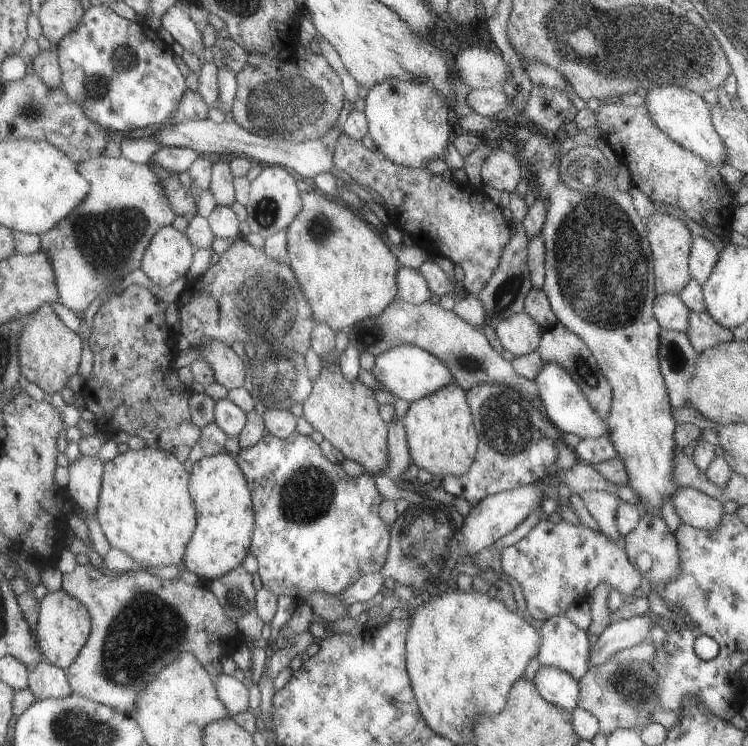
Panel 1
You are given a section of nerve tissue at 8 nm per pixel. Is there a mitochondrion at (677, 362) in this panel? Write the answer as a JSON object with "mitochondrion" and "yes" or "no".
{"mitochondrion":"yes"}

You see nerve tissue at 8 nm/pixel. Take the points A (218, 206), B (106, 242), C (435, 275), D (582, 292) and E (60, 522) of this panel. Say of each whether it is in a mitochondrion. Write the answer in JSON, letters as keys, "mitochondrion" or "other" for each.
{"A":"other","B":"mitochondrion","C":"other","D":"mitochondrion","E":"other"}

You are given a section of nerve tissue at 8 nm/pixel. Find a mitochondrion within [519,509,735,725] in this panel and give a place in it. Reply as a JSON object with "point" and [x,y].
{"point":[631,685]}

